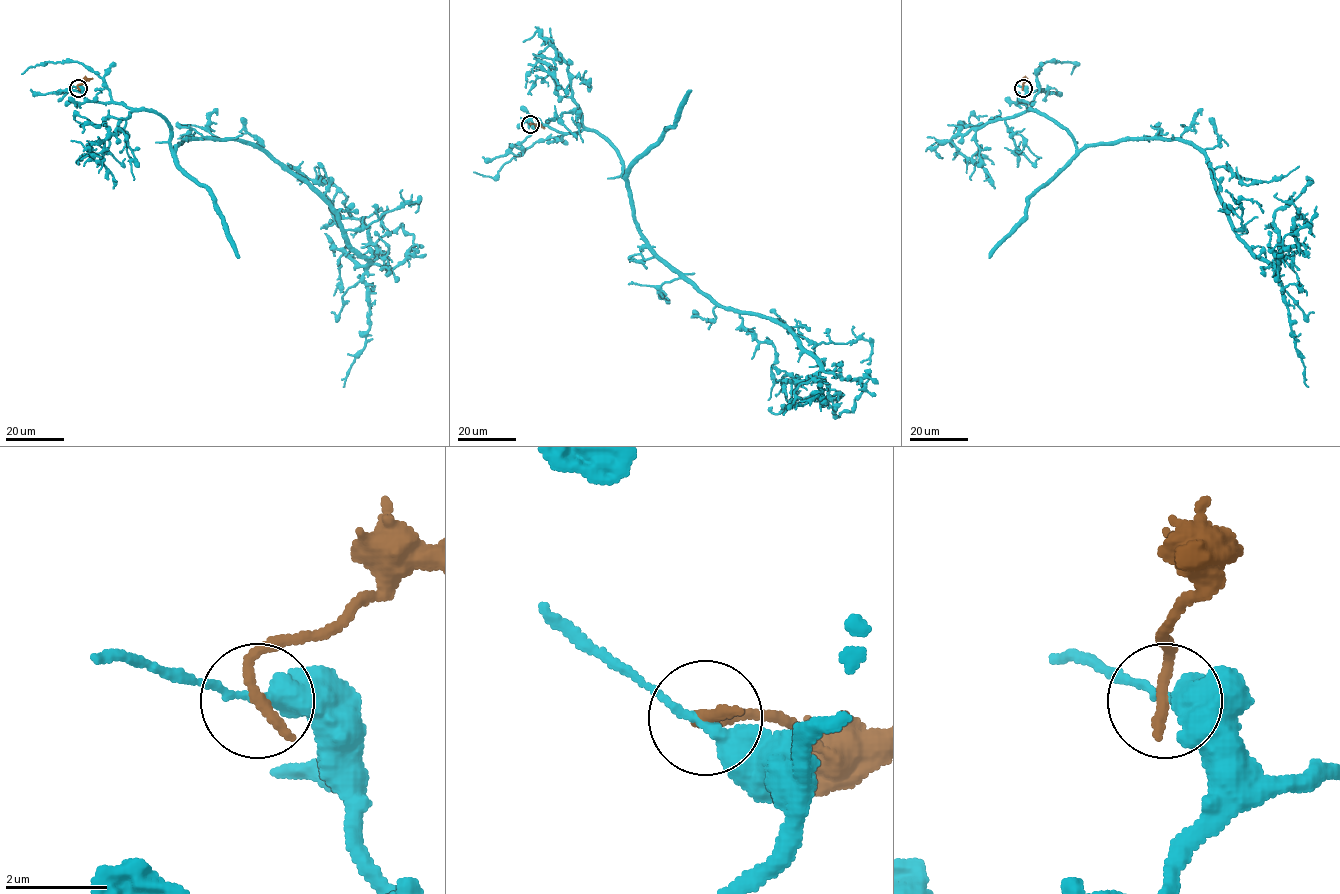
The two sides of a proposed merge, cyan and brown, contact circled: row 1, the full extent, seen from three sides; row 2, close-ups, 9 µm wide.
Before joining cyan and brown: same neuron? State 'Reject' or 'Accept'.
Reject

